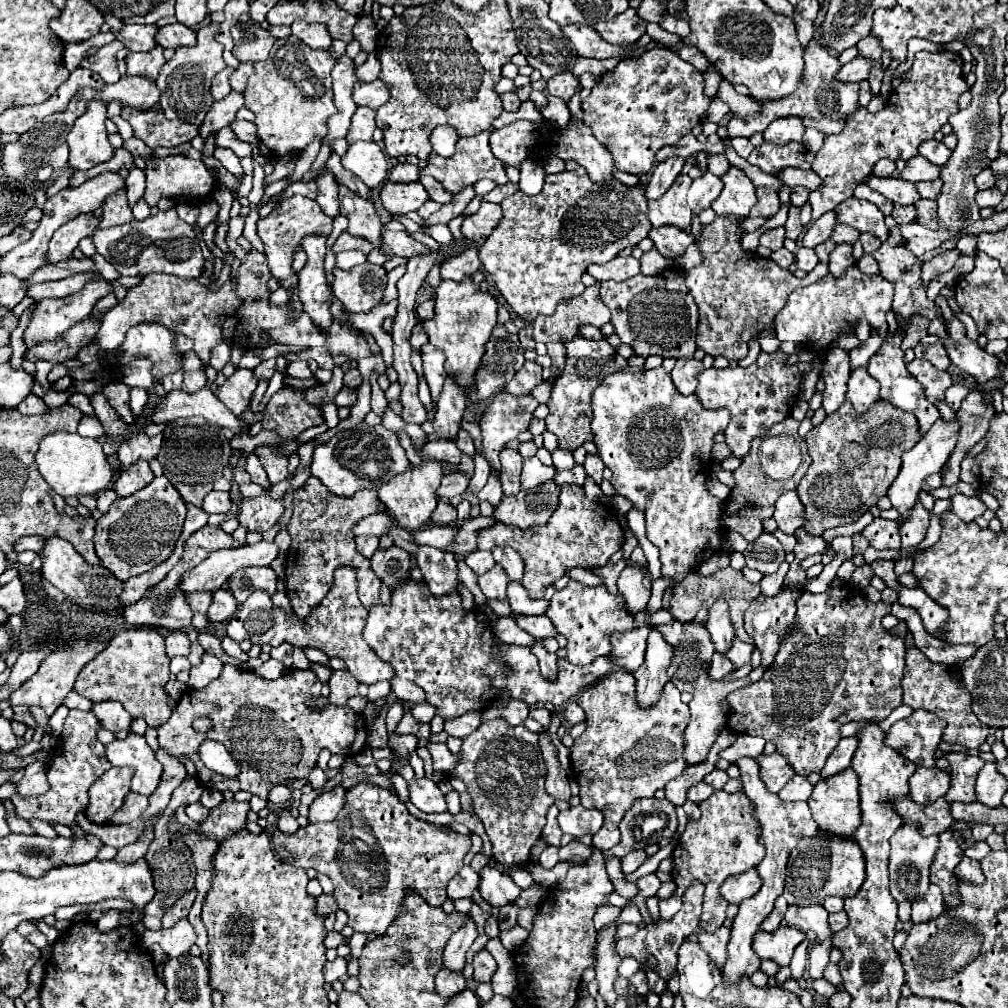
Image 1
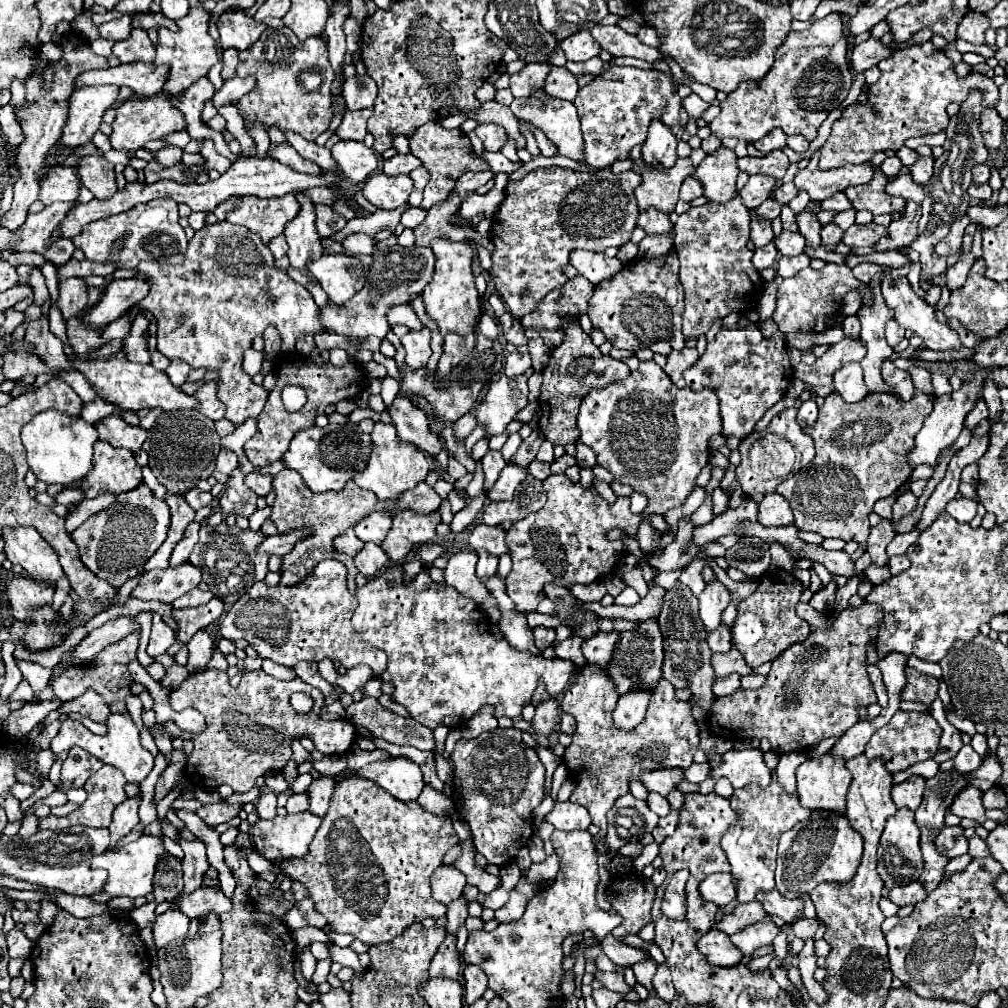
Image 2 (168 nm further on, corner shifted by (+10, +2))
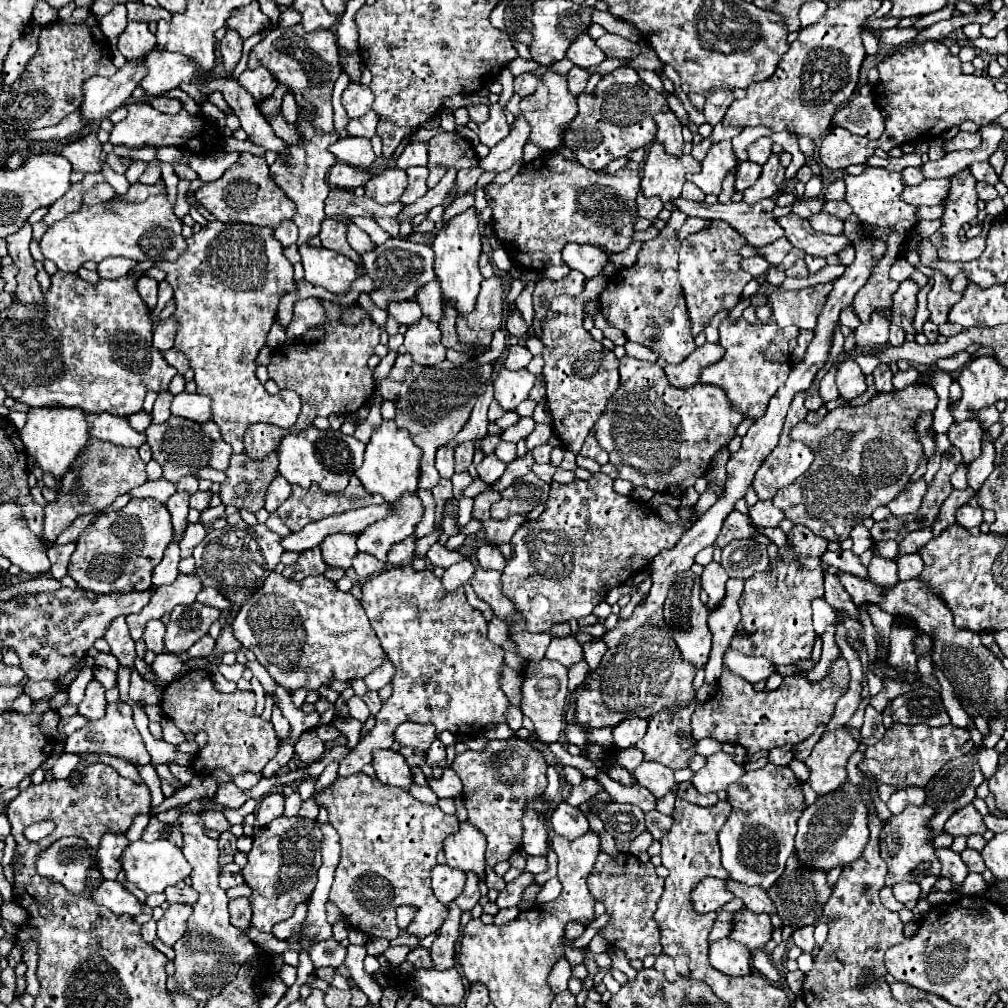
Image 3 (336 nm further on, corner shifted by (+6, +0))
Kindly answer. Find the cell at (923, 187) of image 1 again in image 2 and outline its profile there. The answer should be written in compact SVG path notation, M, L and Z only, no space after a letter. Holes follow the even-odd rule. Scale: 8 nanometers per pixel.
M921 157L909 169L911 169L913 181L917 181L919 185L925 185L931 179L931 175L933 175L933 157Z

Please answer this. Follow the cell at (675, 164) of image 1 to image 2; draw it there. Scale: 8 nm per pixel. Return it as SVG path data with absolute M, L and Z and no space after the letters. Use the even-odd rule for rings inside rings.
M655 119L649 127L647 141L643 143L643 161L647 167L653 169L671 169L677 161L677 139L675 135L659 121Z

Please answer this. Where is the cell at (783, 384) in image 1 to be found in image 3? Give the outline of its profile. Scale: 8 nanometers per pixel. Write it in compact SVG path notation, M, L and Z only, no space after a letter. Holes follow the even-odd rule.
M725 319L719 325L719 345L725 349L721 361L703 369L699 381L713 383L727 391L733 409L741 411L745 417L759 419L765 415L765 407L769 399L777 393L779 387L785 385L785 379L791 371L789 365L789 339L797 337L797 327L779 327L773 319L769 323L749 323L741 319Z

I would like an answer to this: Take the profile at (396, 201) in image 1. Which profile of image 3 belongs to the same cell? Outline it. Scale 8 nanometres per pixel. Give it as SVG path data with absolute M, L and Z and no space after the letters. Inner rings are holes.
M385 169L365 183L365 195L381 205L387 205L397 203L405 187L407 187L407 173L403 169Z

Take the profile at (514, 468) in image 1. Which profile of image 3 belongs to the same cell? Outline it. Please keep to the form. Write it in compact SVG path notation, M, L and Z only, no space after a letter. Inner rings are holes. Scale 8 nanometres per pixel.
M493 453L491 455L485 455L485 459L477 465L477 473L479 473L479 479L483 479L485 483L493 485L499 481L499 477L505 473L505 463L499 461Z

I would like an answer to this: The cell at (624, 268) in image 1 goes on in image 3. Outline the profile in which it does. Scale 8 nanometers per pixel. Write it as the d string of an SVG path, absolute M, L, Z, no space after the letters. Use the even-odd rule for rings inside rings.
M569 243L563 249L563 261L571 269L581 271L585 277L597 277L597 275L601 275L601 271L607 265L609 257L599 247Z

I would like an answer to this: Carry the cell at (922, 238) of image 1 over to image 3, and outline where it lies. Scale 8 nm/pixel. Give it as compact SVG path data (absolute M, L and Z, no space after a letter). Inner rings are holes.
M793 213L779 217L777 223L785 229L787 239L793 247L799 247L805 253L815 255L815 257L835 255L841 249L845 249L849 243L849 239L845 235L825 235L825 233L813 231L813 227L809 225L807 219L801 219Z

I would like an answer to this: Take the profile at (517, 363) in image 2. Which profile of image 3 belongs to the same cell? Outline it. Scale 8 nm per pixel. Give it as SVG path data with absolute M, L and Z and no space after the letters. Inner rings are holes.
M509 345L507 349L507 359L505 359L505 367L511 369L511 371L517 371L517 369L523 369L527 367L527 363L531 361L531 353L527 347L523 345Z

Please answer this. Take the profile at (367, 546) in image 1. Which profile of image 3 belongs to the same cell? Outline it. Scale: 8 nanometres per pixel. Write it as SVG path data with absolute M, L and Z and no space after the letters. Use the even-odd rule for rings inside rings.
M329 535L319 547L323 553L323 561L329 567L339 567L339 569L349 569L353 557L359 553L355 545L355 535Z

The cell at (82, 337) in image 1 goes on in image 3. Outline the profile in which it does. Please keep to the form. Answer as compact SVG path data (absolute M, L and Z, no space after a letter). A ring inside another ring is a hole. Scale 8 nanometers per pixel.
M141 277L137 283L137 291L141 295L141 299L147 303L149 309L155 309L157 305L157 291L159 291L159 283L153 277Z

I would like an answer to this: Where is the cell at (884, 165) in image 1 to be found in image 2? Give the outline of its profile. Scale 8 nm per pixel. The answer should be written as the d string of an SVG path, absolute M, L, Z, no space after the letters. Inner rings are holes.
M887 157L887 159L879 165L879 169L881 169L887 177L891 177L891 175L895 175L895 173L901 169L901 159L899 159L899 157Z

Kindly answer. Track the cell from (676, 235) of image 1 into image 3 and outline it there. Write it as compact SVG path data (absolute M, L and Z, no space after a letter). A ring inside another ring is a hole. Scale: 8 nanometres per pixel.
M641 193L637 195L637 213L639 213L639 217L655 221L661 209L663 209L661 199L649 199L649 197L641 195Z

